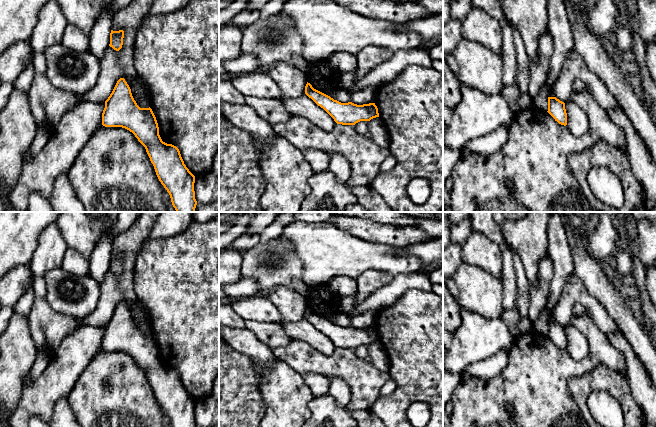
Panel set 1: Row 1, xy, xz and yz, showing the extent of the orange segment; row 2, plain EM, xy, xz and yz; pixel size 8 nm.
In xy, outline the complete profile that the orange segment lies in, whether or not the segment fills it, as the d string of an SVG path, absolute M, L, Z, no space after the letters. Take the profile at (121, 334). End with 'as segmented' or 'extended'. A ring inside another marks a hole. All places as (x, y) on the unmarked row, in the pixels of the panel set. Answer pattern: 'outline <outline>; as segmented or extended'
outline M120 302L112 317L105 325L102 337L102 349L105 351L122 351L132 356L145 371L154 390L156 399L170 419L172 427L197 427L195 423L195 400L184 388L179 373L162 365L156 341L149 332L140 332L134 324L131 313L124 302Z; as segmented

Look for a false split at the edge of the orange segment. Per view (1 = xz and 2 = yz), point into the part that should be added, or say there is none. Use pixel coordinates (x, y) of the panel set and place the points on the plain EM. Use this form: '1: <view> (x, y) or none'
1: none
2: none

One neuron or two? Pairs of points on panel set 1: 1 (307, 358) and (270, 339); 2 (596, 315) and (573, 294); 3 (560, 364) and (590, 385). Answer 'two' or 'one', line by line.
1: two
2: one
3: two

